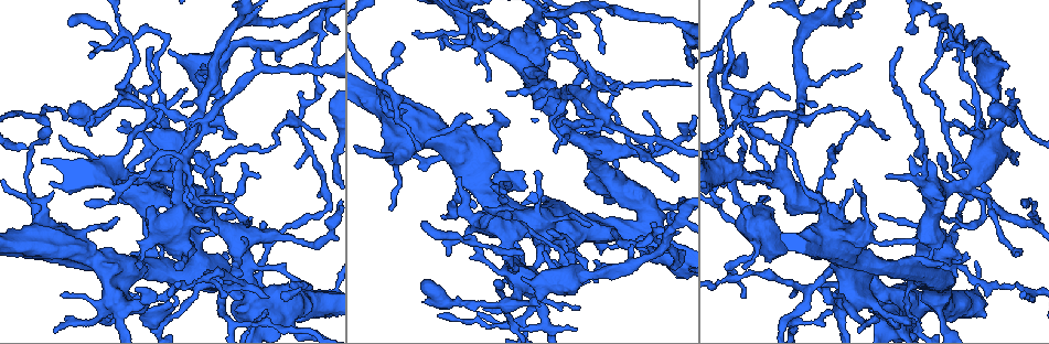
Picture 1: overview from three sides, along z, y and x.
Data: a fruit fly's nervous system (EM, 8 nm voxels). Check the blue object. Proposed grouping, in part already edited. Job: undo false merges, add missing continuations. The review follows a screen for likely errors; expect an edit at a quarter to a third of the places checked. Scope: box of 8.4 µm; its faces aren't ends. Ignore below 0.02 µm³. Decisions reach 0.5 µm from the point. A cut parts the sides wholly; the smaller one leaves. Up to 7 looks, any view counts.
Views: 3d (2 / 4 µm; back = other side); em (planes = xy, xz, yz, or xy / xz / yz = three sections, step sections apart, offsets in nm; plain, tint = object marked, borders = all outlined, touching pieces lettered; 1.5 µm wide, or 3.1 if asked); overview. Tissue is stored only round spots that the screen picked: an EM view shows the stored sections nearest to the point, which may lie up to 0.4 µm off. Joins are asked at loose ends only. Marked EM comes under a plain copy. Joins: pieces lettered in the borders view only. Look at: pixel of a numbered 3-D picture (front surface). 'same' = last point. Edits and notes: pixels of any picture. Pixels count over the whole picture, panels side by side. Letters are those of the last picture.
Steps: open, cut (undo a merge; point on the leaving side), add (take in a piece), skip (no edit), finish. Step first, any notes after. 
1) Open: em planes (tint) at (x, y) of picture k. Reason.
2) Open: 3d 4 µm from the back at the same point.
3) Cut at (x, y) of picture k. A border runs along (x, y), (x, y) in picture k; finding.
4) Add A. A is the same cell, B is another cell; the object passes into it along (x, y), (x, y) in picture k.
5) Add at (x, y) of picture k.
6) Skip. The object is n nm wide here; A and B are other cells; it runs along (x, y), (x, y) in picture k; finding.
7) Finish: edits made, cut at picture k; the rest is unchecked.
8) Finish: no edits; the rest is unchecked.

Open: 3d 2 µm at (632, 247) of picture 1. Thin end.

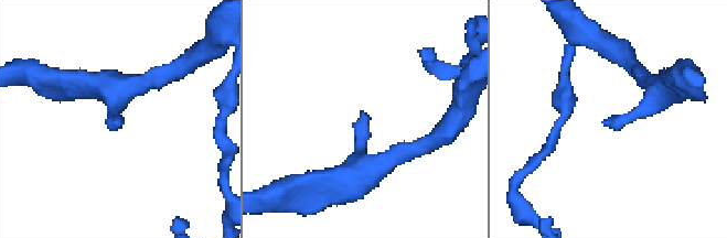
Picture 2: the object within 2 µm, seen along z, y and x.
Open: em xz step 4 (tint) at (360, 119) of picture 2. Shape alone is not enough.

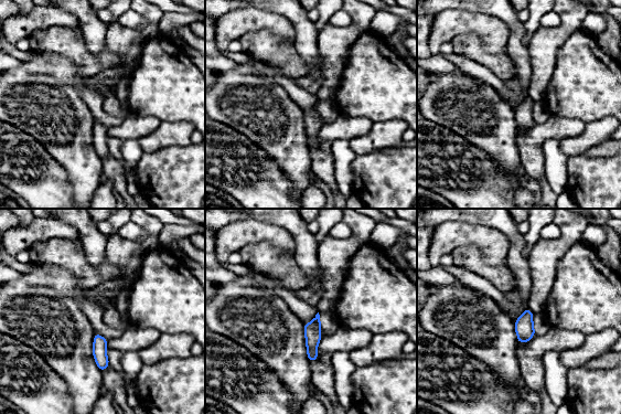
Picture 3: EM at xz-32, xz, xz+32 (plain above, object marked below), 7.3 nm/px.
Open: em planes (borders) at the same point. Cut it another way.

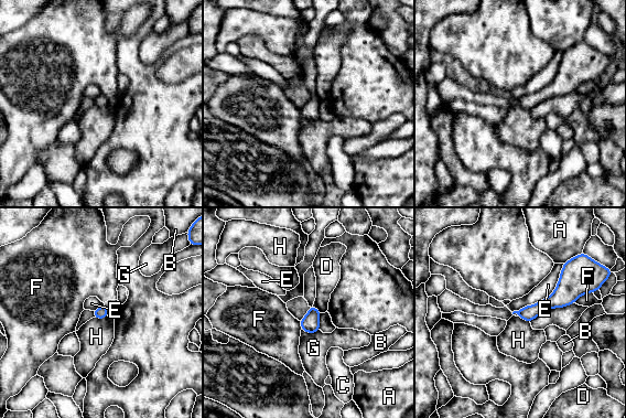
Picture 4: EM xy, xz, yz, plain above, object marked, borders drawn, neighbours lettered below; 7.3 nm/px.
Skip. A, B, C, D, E, F, G and H are other cells; no lettered piece goes on from it.

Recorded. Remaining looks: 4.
Open: 3d 4 µm at (960, 26) of picture 1. Abrupt turn.

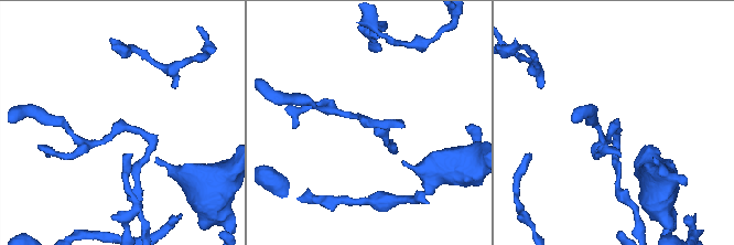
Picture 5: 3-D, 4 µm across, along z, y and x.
Open: em planes (tint) at (125, 125) of picture 5. Shape alone is not enough.

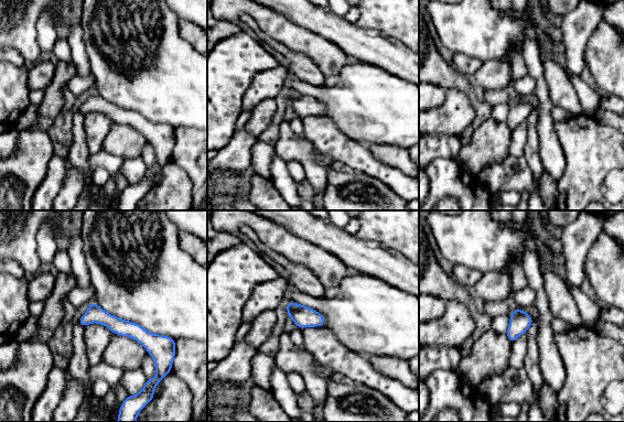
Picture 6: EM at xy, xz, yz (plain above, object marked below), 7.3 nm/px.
Open: em planes (borders) at the same point.

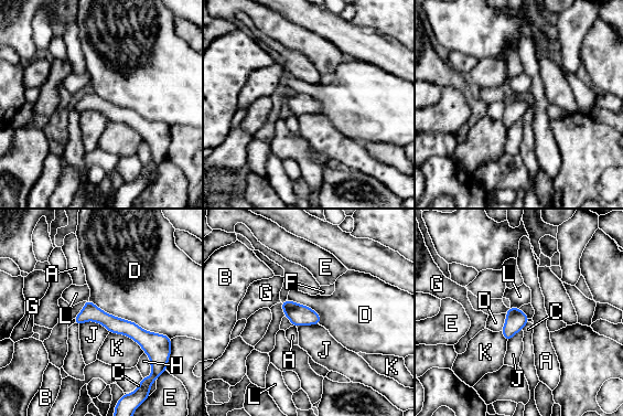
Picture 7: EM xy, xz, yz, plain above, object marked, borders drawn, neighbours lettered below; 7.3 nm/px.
Skip. The object is 130 nm wide here; A, B, C, D, E, F, G, H, J, K and L are other cells; it runs along (77, 319), (101, 317), (158, 340) in picture 7; continuous, no second neuron.

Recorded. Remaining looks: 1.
Finish: no edits; the rest is unchecked.

